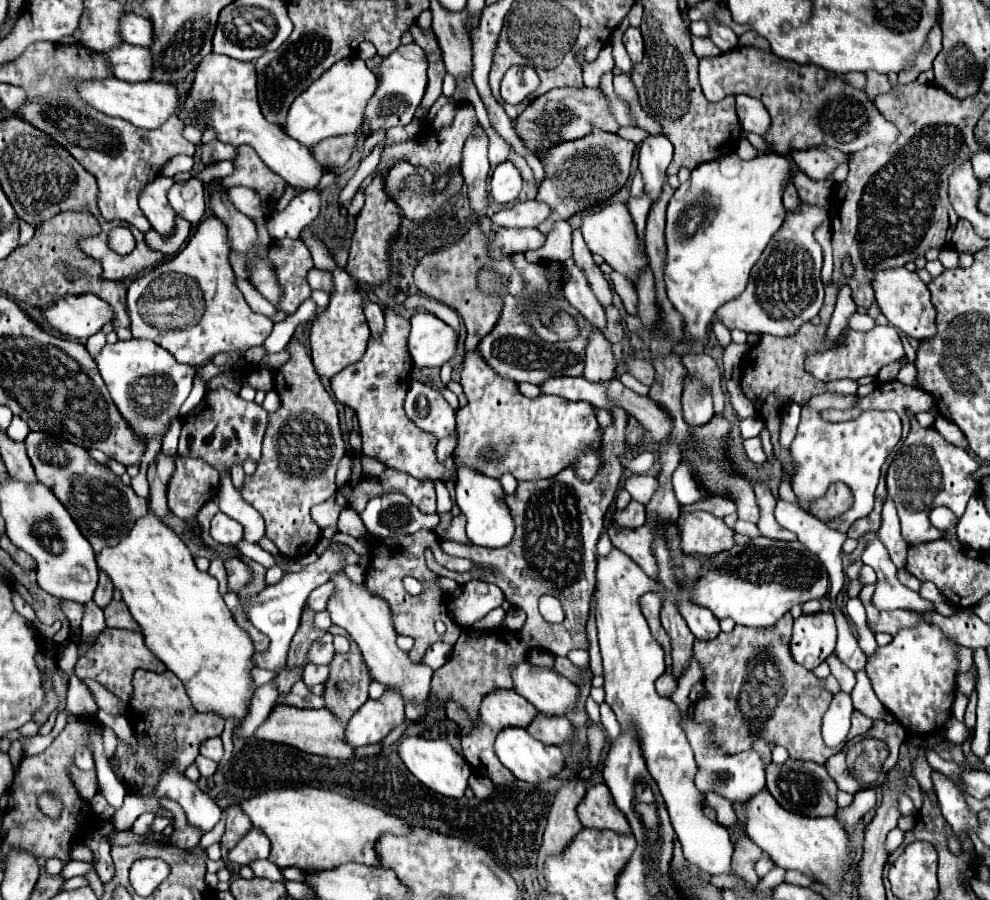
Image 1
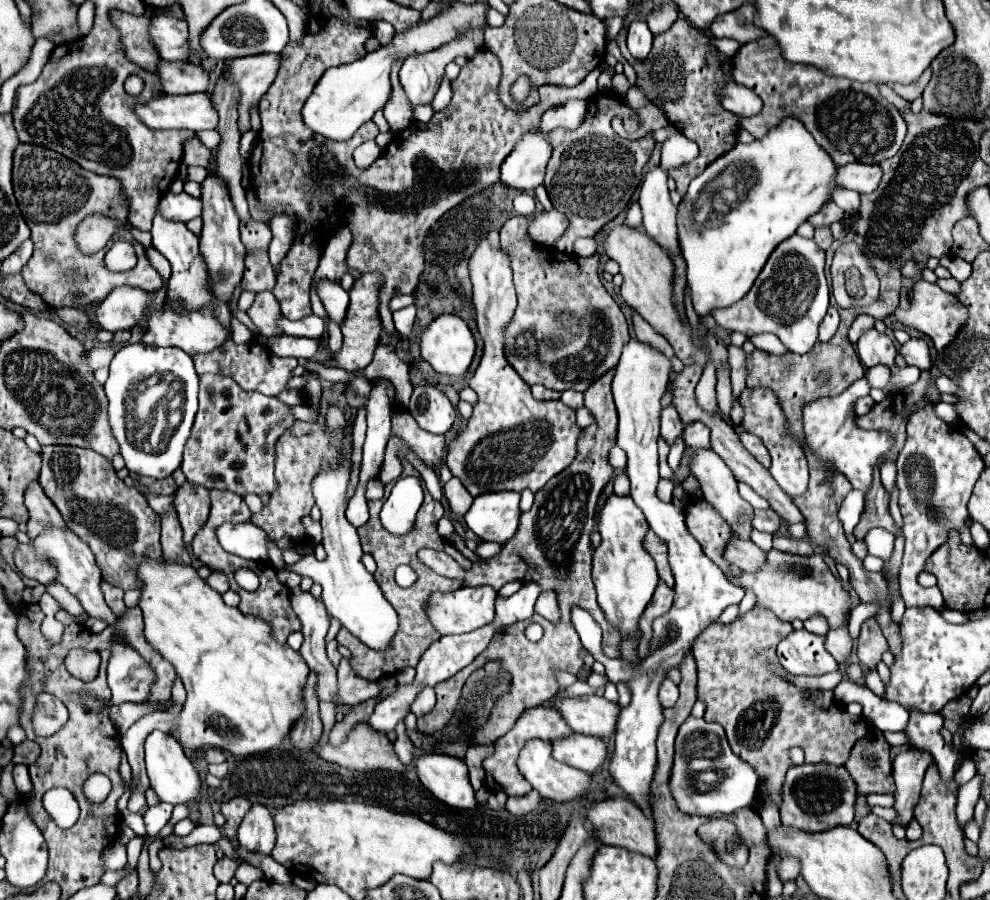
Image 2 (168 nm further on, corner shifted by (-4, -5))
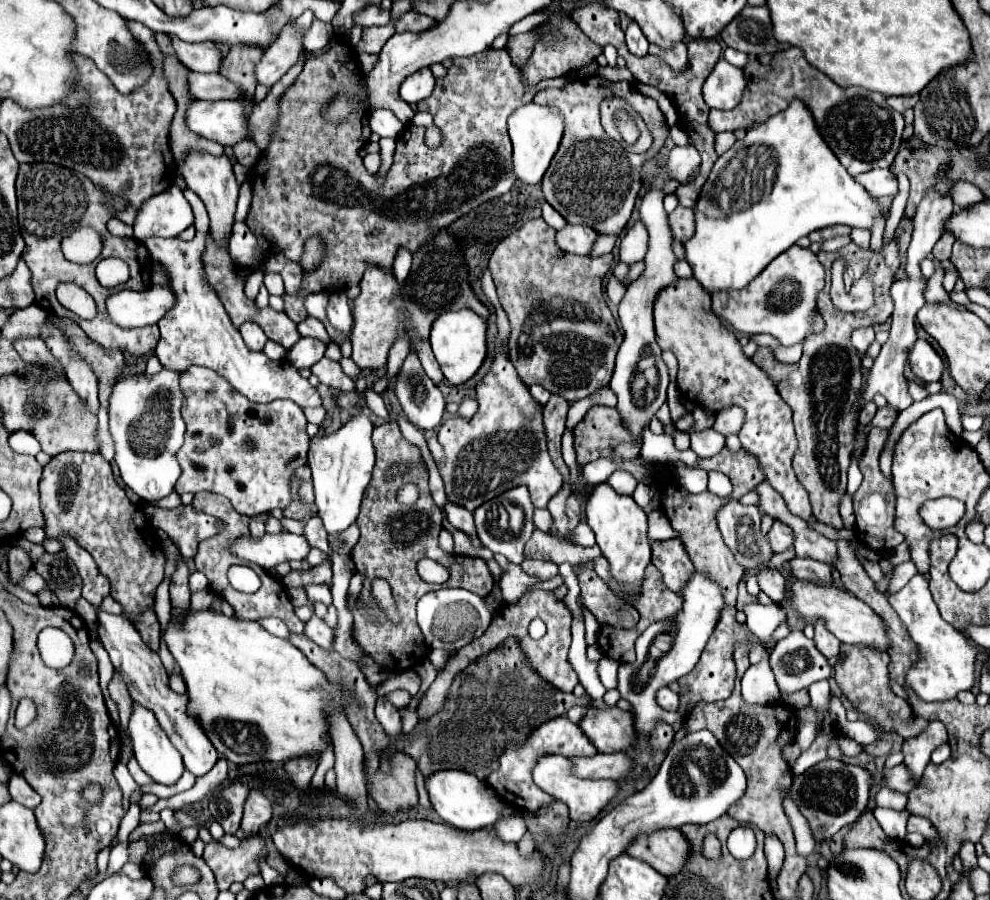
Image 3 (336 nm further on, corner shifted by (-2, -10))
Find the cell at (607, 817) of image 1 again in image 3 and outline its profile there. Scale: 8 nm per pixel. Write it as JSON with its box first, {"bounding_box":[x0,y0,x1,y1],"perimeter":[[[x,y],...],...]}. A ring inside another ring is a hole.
{"bounding_box":[626,829,688,877],"perimeter":[[[658,829],[638,835],[628,845],[626,853],[670,877],[678,873],[688,859],[688,841],[678,829]]]}

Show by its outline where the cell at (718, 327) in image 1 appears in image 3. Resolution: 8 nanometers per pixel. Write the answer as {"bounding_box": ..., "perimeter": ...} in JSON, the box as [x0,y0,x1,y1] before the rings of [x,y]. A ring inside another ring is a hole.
{"bounding_box":[714,405,744,435],"perimeter":[[[730,405],[730,407],[724,407],[718,415],[716,415],[716,423],[714,423],[714,429],[716,431],[722,431],[724,435],[728,433],[738,433],[740,427],[742,427],[742,421],[744,421],[744,411],[736,405]]]}

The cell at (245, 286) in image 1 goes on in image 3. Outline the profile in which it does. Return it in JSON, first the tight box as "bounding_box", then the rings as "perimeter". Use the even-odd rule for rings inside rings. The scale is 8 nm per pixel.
{"bounding_box":[298,317,330,343],"perimeter":[[[308,317],[302,323],[298,323],[298,333],[302,337],[316,337],[316,339],[322,339],[324,343],[330,343],[330,337],[326,333],[324,323],[318,321],[318,319],[314,319],[314,317]]]}

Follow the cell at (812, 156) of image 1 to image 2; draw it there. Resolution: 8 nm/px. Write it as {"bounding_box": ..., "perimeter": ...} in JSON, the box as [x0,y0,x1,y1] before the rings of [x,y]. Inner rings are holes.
{"bounding_box":[838,164,882,194],"perimeter":[[[846,164],[838,166],[838,182],[848,188],[856,190],[860,194],[870,194],[874,188],[880,186],[882,180],[882,168],[878,164]]]}

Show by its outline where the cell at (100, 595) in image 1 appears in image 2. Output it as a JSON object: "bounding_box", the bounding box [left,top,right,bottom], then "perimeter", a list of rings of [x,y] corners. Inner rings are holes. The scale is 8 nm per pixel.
{"bounding_box":[40,446,162,590],"perimeter":[[[44,446],[40,486],[64,516],[66,526],[94,552],[102,580],[122,590],[142,588],[136,576],[138,564],[146,556],[162,560],[160,518],[136,488],[128,488],[116,476],[112,462],[88,448]]]}

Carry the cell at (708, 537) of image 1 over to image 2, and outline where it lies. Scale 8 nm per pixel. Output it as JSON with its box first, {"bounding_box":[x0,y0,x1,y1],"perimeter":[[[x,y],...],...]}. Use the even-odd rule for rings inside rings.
{"bounding_box":[726,536,766,572],"perimeter":[[[734,536],[730,548],[726,548],[726,560],[742,572],[758,572],[758,568],[766,562],[766,552],[754,542],[742,542]]]}

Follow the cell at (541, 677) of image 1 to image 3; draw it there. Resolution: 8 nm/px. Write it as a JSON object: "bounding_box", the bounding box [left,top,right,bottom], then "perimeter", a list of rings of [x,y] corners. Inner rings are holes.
{"bounding_box":[578,707,636,753],"perimeter":[[[588,707],[586,715],[578,725],[600,753],[624,751],[636,739],[636,731],[632,727],[632,713],[618,707]]]}

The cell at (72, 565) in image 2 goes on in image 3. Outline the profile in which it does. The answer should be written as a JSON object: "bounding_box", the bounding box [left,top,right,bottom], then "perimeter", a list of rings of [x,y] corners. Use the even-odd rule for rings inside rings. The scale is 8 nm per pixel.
{"bounding_box":[96,607,218,777],"perimeter":[[[98,607],[98,621],[96,623],[98,623],[98,639],[104,645],[104,649],[108,651],[110,661],[114,665],[114,671],[126,683],[130,699],[134,703],[154,711],[156,719],[160,721],[160,727],[168,733],[168,737],[174,741],[176,749],[180,751],[180,755],[184,759],[184,767],[190,773],[194,773],[196,777],[206,775],[216,765],[218,751],[208,741],[208,737],[204,735],[200,725],[196,725],[196,721],[192,721],[186,715],[188,699],[172,699],[174,691],[168,685],[168,675],[164,671],[164,665],[162,665],[158,653],[150,651],[144,645],[138,631],[134,629],[134,625],[124,615],[112,615],[112,613],[106,613],[104,609]]]}

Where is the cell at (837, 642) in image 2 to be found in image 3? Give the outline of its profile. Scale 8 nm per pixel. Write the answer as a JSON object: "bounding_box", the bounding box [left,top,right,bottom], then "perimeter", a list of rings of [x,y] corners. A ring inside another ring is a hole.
{"bounding_box":[814,621,840,657],"perimeter":[[[818,621],[814,625],[816,629],[816,635],[814,635],[814,643],[818,647],[818,651],[824,655],[824,657],[838,657],[840,655],[840,641],[824,627],[822,621]]]}

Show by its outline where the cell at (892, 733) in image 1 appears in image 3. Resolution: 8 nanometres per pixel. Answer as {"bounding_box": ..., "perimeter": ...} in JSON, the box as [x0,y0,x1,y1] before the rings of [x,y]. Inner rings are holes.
{"bounding_box":[884,765,914,793],"perimeter":[[[896,765],[892,769],[884,769],[884,779],[886,779],[886,787],[898,793],[908,793],[914,787],[914,781],[908,777],[908,769],[904,765]]]}

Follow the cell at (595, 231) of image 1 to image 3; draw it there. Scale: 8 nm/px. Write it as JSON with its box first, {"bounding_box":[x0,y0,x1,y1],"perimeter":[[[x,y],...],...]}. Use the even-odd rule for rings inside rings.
{"bounding_box":[654,279,810,519],"perimeter":[[[678,279],[656,295],[654,323],[660,349],[672,351],[678,359],[678,389],[682,391],[682,397],[692,403],[706,403],[714,413],[728,405],[742,407],[746,411],[738,434],[742,447],[758,457],[766,481],[784,497],[788,509],[802,519],[810,519],[808,493],[792,469],[792,457],[798,447],[792,411],[778,395],[772,379],[742,353],[736,335],[722,327],[720,319],[712,313],[710,295],[696,279]]]}

